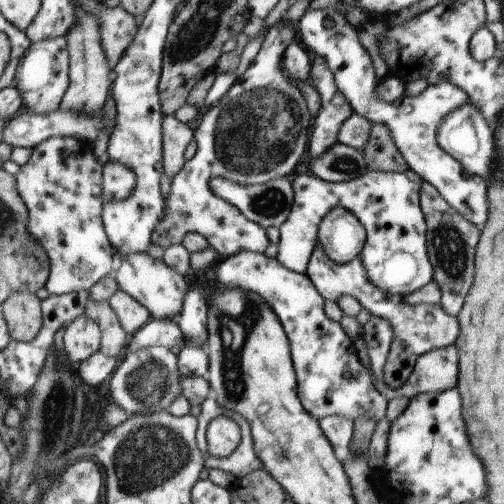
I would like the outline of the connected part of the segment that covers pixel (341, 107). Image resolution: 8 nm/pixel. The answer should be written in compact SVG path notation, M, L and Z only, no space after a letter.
M311 58L307 82L311 84L311 88L315 88L319 96L317 114L311 118L307 154L321 156L329 146L337 142L337 132L339 132L341 122L347 120L353 112L343 100L343 96L337 92L331 72L327 70L321 58Z

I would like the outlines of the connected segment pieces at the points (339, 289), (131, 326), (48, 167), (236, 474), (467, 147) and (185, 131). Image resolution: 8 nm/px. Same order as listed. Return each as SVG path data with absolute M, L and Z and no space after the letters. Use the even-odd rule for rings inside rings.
M317 244L313 254L309 256L305 276L309 278L309 282L313 284L317 294L323 298L323 302L337 302L341 296L351 296L371 318L385 320L389 324L391 346L389 346L387 362L383 368L387 386L393 386L393 388L403 386L407 382L409 374L413 372L413 364L417 362L419 356L423 356L425 352L433 350L433 348L445 348L447 344L453 344L457 338L457 318L447 316L439 304L407 306L401 302L399 296L385 296L385 294L377 292L377 288L373 288L369 284L363 268L361 268L359 256L357 256L357 260L351 260L349 264L339 266L339 264L333 264L331 260L327 260L327 256L323 254L323 250Z
M115 290L109 296L109 306L115 312L115 316L119 320L119 326L123 328L123 332L127 336L137 332L143 324L147 324L151 320L149 312L141 304L137 304L129 294L125 294L121 290Z
M47 138L33 148L29 162L15 174L21 202L29 212L25 232L47 256L49 276L45 290L49 296L89 290L105 274L111 274L111 246L101 218L101 178L105 178L105 168L95 160L91 148L93 144L89 142Z
M211 394L199 410L197 416L197 448L201 450L201 454L205 456L205 468L217 468L223 474L231 474L235 480L251 474L253 470L261 470L261 462L257 460L257 456L253 454L253 444L251 444L251 436L249 436L249 426L247 422L239 416L235 416L235 412L223 412L217 404L215 404L215 396ZM221 414L223 418L233 418L233 424L239 428L239 444L233 448L231 454L227 456L219 456L219 458L209 458L205 454L207 448L207 426L211 422L213 416Z
M465 100L465 104L447 110L447 114L441 116L441 120L435 128L435 140L447 152L447 156L451 156L465 168L465 172L469 172L469 174L473 172L487 180L489 170L491 170L489 162L493 160L493 128L489 126L487 118L483 116L483 112L477 106L473 106L469 100Z
M161 114L161 152L163 152L163 176L173 180L173 176L183 166L183 150L193 140L193 130L175 120L175 116Z

